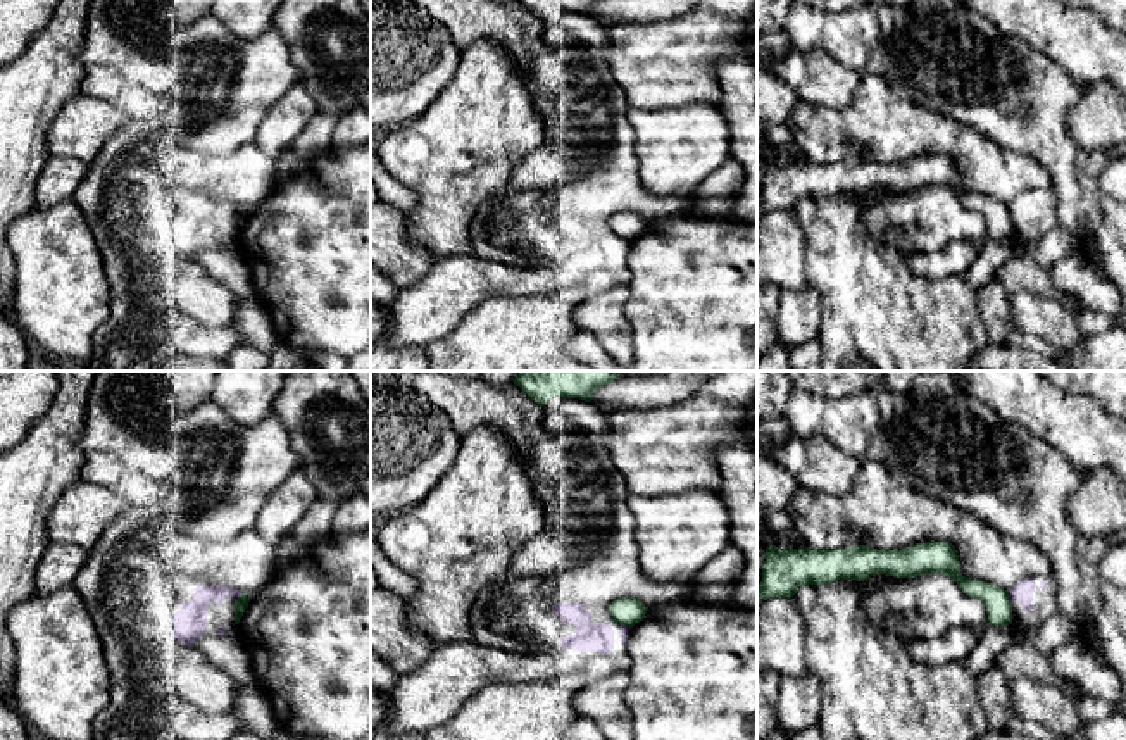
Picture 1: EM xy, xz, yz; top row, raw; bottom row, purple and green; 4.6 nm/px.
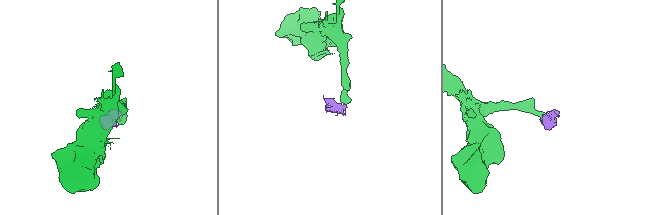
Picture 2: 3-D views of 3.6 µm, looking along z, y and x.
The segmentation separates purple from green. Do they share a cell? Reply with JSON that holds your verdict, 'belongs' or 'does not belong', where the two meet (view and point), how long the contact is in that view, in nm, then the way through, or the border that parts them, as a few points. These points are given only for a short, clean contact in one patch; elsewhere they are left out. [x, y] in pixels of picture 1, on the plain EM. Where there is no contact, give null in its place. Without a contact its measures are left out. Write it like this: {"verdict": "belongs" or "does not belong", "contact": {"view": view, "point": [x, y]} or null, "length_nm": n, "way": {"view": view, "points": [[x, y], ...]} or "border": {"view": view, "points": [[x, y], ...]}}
{"verdict": "does not belong", "contact": {"view": "xy", "point": [238, 211]}, "length_nm": 70, "border": {"view": "xy", "points": [[242, 206], [235, 216]]}}

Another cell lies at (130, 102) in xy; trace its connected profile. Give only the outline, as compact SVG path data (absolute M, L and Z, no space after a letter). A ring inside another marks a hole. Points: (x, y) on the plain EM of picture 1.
M134 90L121 93L112 103L129 117L141 117L147 112L145 100Z

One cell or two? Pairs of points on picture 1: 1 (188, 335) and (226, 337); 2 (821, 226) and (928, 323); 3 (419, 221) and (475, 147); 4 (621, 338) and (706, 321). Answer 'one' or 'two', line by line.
1: one
2: one
3: one
4: two

